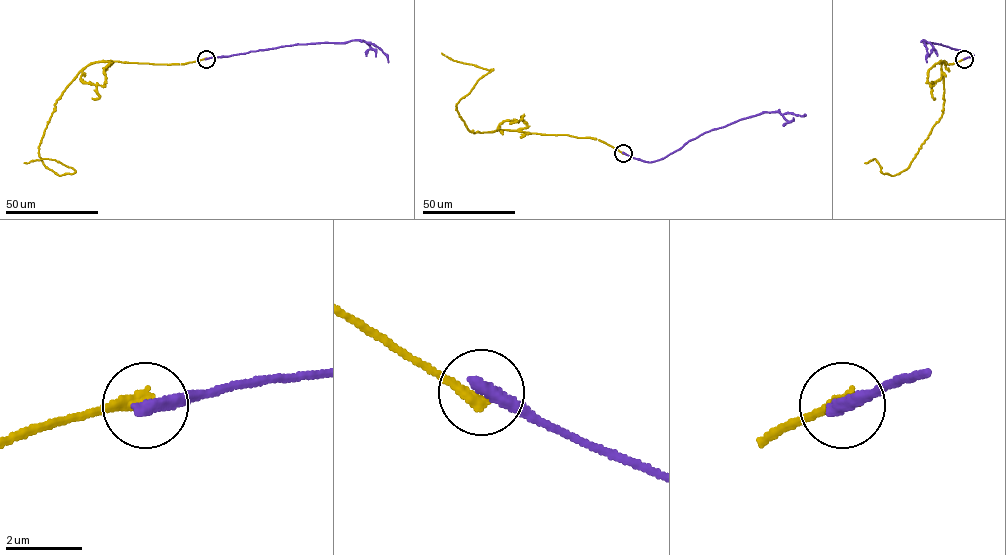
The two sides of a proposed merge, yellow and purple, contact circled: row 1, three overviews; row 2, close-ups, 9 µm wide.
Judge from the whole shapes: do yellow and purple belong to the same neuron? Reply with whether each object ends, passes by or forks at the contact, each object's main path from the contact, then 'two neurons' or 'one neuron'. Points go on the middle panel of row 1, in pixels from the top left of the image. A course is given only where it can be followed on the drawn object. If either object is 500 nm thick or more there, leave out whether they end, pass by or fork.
yellow ends | purple ends | yellow via (623, 153), (590, 138), (469, 130), (457, 104), (492, 69), (453, 61), (441, 53) | purple via (623, 153), (652, 162), (663, 159), (705, 132), (764, 112), (806, 115) | two neurons

